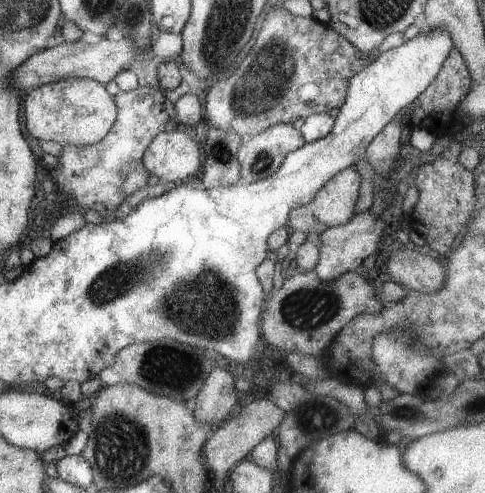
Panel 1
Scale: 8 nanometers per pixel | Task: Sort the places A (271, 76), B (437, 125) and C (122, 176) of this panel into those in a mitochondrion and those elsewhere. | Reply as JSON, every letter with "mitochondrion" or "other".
{"A":"mitochondrion","B":"other","C":"mitochondrion"}

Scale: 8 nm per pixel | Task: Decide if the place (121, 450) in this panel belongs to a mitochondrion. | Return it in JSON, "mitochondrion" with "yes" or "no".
{"mitochondrion":"yes"}

